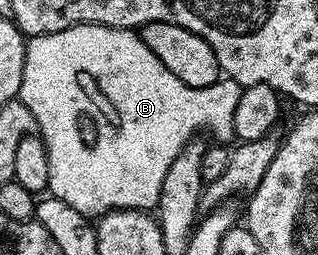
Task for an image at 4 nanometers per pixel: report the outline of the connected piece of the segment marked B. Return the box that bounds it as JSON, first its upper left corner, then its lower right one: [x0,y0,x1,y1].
[18,24,241,216]

